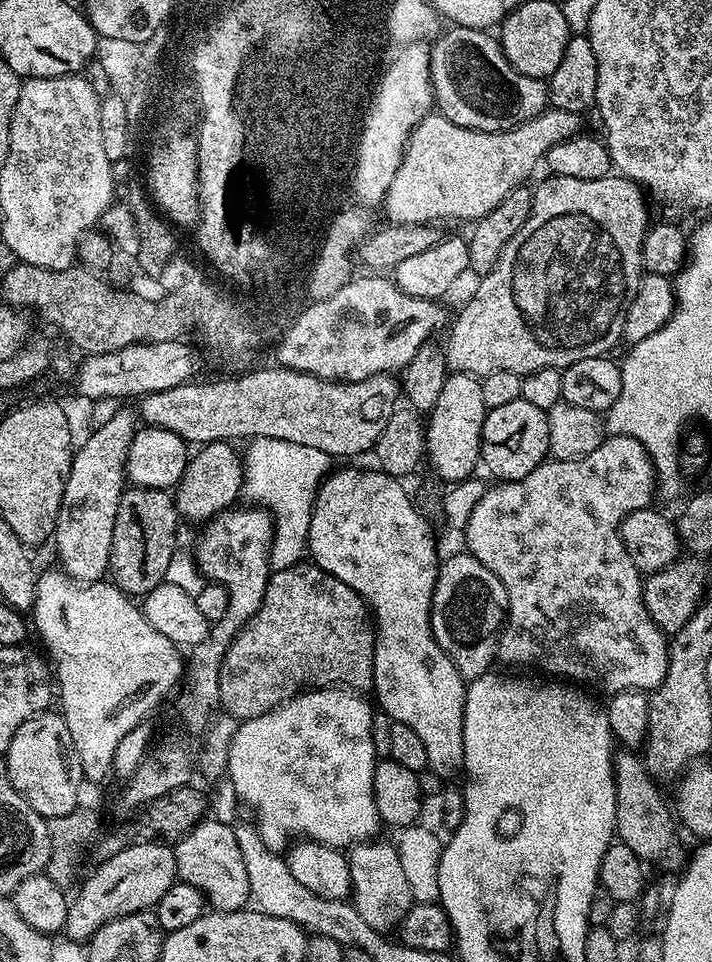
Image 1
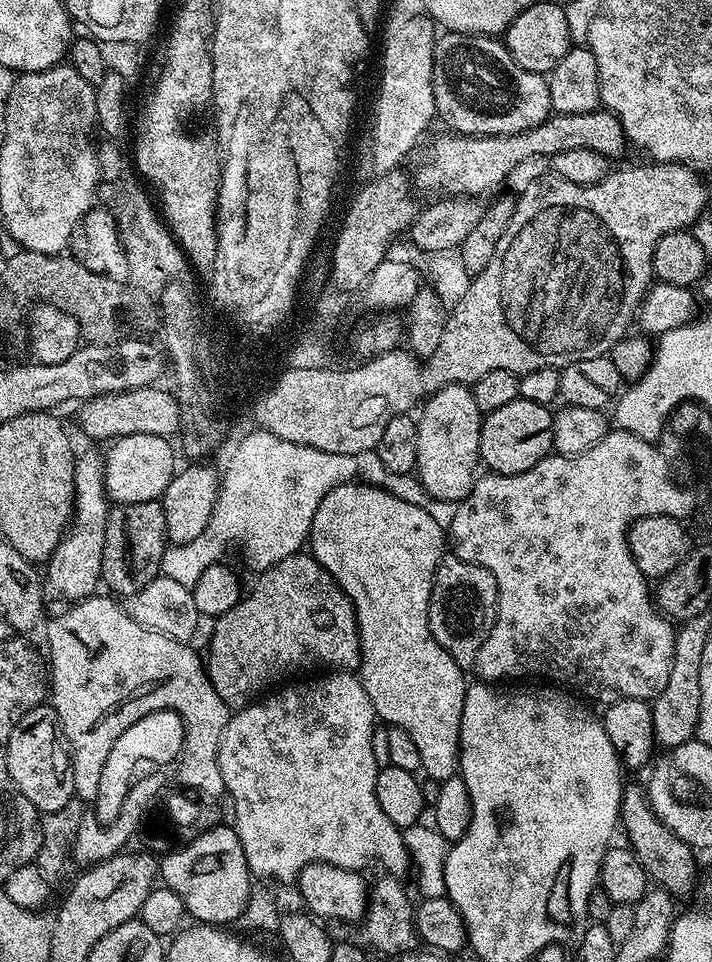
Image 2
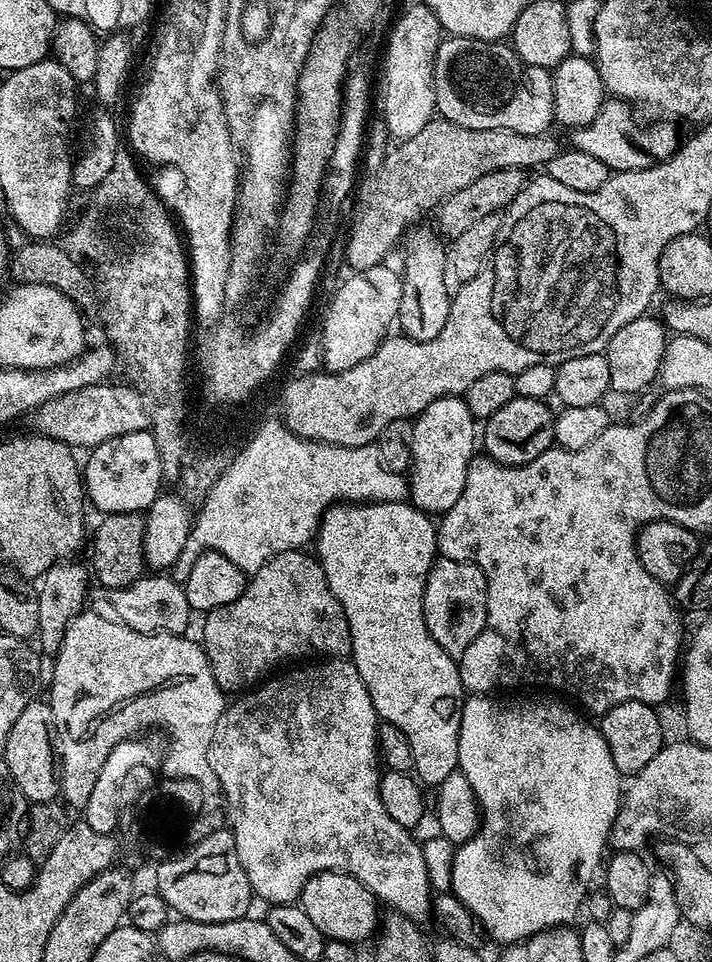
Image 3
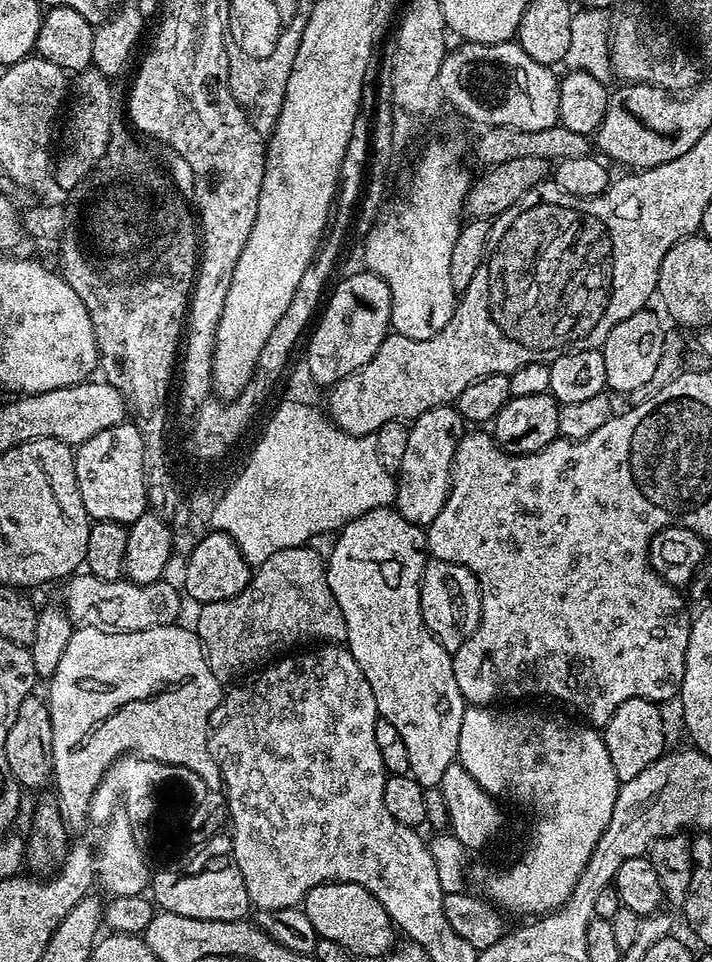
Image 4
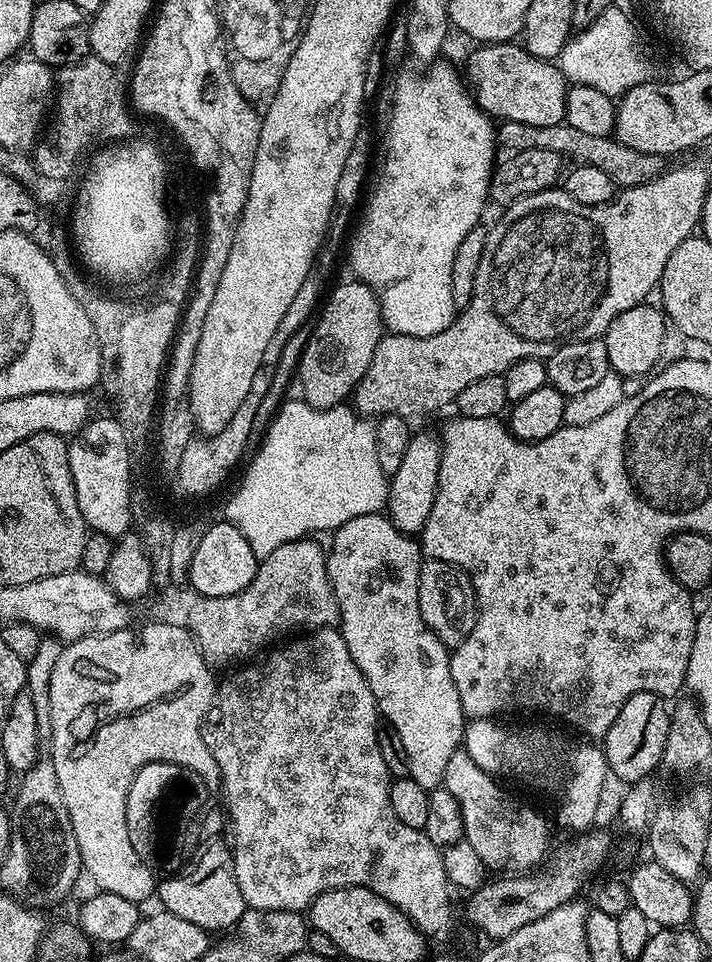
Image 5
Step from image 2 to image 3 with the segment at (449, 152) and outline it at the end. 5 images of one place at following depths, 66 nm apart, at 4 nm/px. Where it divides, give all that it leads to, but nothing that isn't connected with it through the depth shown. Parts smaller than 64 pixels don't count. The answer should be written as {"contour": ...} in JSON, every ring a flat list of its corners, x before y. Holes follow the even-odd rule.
{"contour":[[605,99,602,110,598,110,598,118,594,118,594,122,571,129,571,147,591,154,593,158,599,158,601,162,606,162,609,173,628,172,631,168,647,168,650,161,659,162,674,156,682,143,682,136,676,133,676,128,672,125,675,123,660,122,664,124,652,124,649,128,643,128,632,117,632,112,634,112,633,105,626,100]]}

